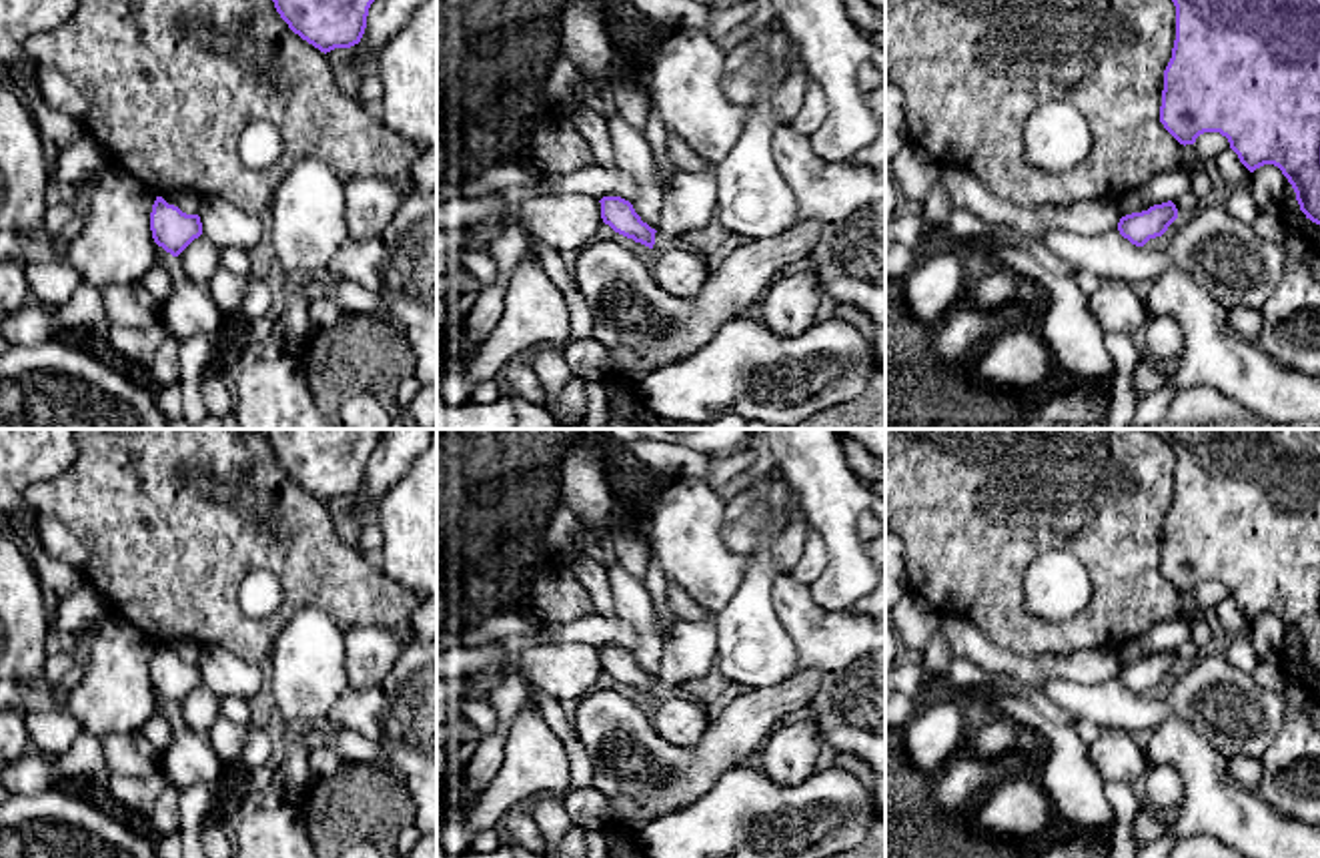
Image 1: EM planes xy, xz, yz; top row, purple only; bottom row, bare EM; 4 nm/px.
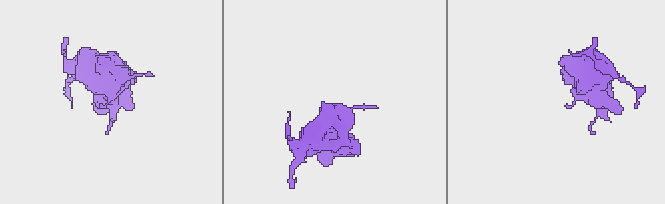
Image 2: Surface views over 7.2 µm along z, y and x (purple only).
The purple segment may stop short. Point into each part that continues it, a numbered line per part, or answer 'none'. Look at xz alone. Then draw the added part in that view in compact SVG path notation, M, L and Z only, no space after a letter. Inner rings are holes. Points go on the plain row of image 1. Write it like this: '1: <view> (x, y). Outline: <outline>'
none

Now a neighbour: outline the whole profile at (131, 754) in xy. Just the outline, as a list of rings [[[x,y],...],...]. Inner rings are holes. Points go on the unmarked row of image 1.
[[[140,732],[102,734],[98,740],[110,772],[136,778],[160,774],[162,750]]]

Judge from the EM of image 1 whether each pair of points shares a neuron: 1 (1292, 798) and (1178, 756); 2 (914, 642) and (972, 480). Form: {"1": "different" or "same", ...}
{"1": "different", "2": "different"}

